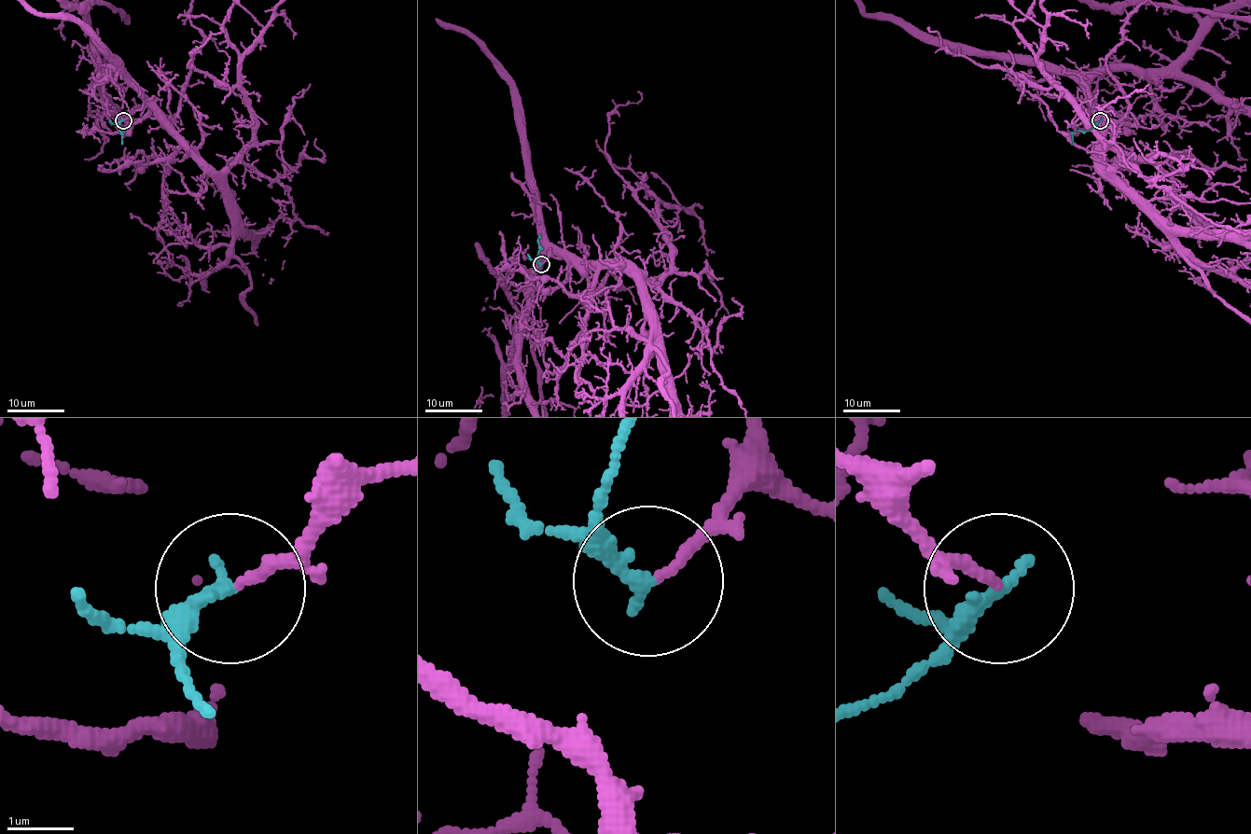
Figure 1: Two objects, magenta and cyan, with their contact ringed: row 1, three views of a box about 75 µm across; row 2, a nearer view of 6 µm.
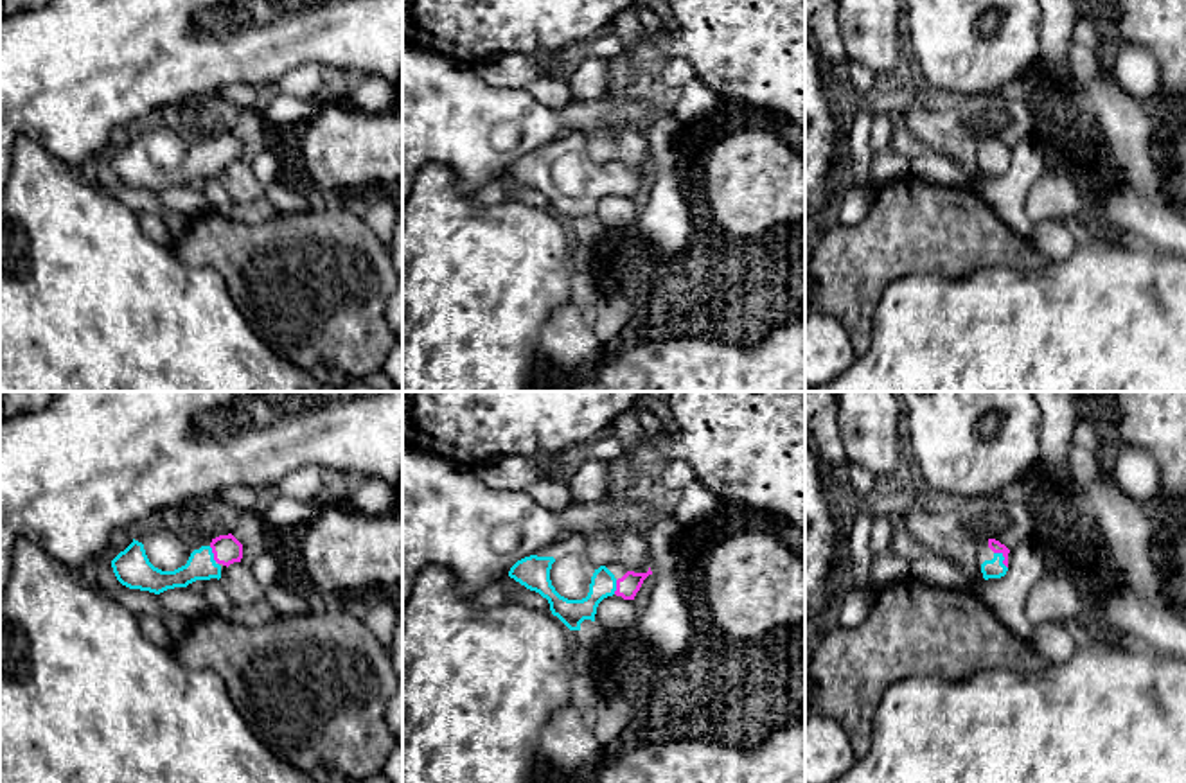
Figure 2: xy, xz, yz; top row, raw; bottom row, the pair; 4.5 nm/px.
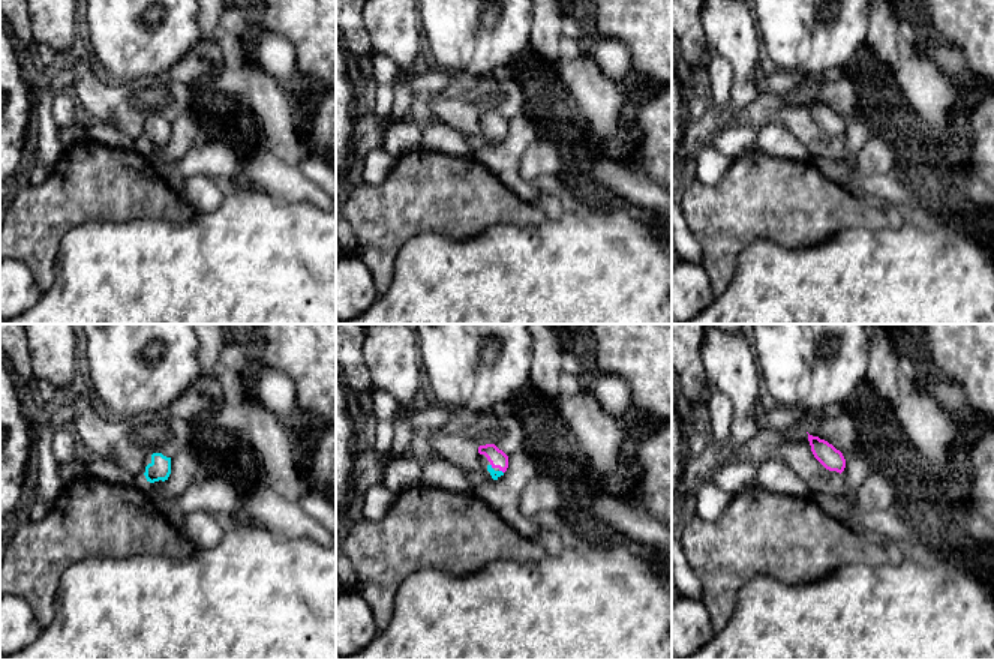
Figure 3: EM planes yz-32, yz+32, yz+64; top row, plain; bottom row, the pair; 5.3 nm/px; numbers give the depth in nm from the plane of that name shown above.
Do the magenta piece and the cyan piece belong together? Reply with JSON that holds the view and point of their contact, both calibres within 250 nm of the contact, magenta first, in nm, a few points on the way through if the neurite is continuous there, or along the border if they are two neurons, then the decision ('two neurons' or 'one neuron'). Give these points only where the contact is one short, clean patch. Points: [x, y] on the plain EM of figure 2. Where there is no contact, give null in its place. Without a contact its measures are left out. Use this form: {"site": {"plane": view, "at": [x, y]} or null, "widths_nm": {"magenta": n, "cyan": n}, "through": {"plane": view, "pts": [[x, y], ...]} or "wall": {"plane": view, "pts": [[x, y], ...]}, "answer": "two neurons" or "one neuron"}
{"site": {"plane": "yz", "at": [1005, 157]}, "widths_nm": {"magenta": 60, "cyan": 90}, "through": {"plane": "yz", "pts": [[996, 144], [1005, 157], [994, 166]]}, "answer": "one neuron"}

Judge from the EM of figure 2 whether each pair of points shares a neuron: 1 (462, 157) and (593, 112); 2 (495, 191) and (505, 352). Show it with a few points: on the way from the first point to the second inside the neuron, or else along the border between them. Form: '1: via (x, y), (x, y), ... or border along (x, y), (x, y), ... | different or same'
1: via (495, 124), (500, 119), (561, 119) | same
2: border along (471, 196), (477, 205), (495, 205), (504, 198) | different

